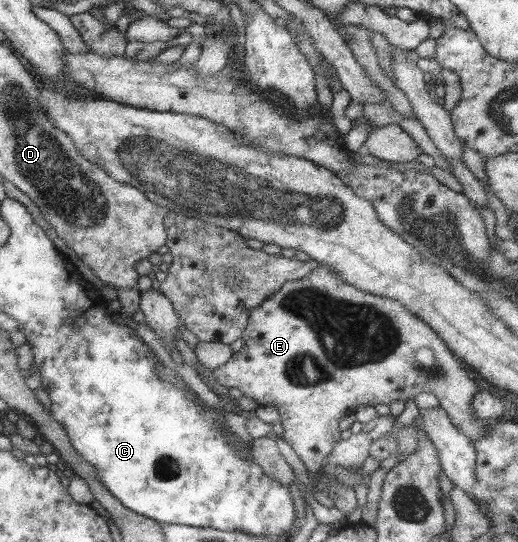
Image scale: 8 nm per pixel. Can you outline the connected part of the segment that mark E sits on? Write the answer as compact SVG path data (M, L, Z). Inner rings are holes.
M318 266L313 269L311 273L305 275L301 279L294 281L284 282L271 297L265 299L260 305L257 305L252 312L247 314L247 328L244 329L244 334L241 340L244 340L245 348L240 349L237 352L232 352L232 356L228 362L225 362L222 366L212 371L213 378L222 387L236 389L242 396L253 399L258 407L271 406L279 412L278 421L283 427L283 435L281 439L285 441L289 448L295 451L295 454L302 460L307 472L308 477L311 479L312 484L316 484L317 475L319 475L319 469L324 463L325 456L331 452L333 446L336 446L339 442L339 420L347 410L353 410L355 406L368 406L375 407L375 404L389 405L391 401L403 401L406 399L414 399L417 394L421 392L429 392L433 394L437 401L439 401L439 407L448 414L448 418L452 422L452 426L464 435L472 442L479 441L484 436L486 427L493 422L489 419L476 420L474 418L472 408L472 399L477 394L477 386L473 384L473 380L469 380L467 372L457 364L457 360L451 356L451 352L447 354L447 347L437 336L436 331L431 332L432 327L427 324L423 324L423 321L419 320L413 313L409 313L409 309L405 309L397 299L389 299L387 297L381 297L381 295L373 295L367 293L367 291L359 290L349 283L345 283L343 279L339 279L331 269L327 267Z

